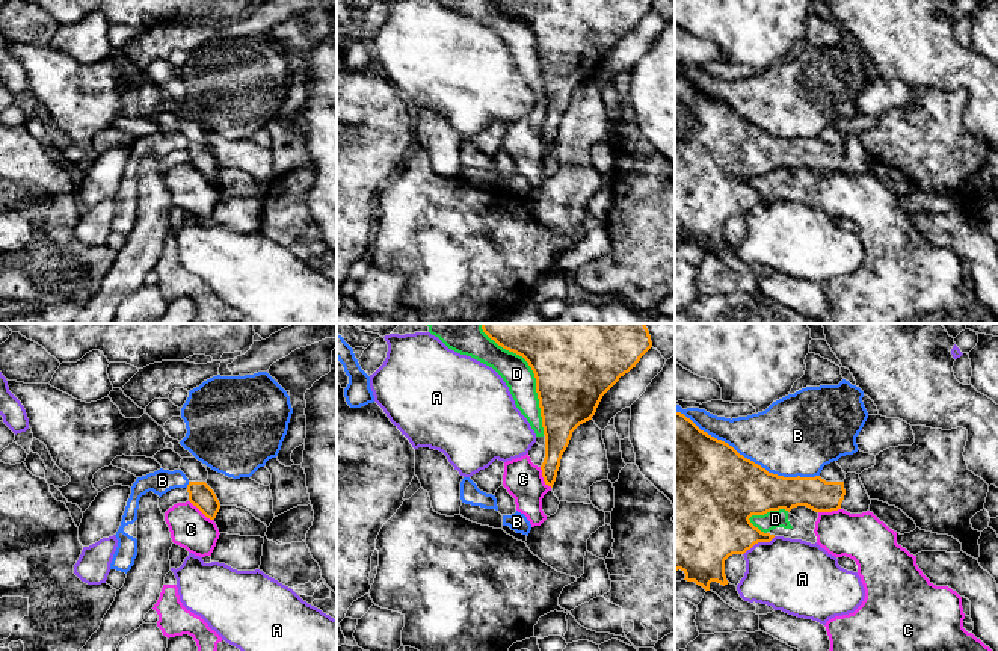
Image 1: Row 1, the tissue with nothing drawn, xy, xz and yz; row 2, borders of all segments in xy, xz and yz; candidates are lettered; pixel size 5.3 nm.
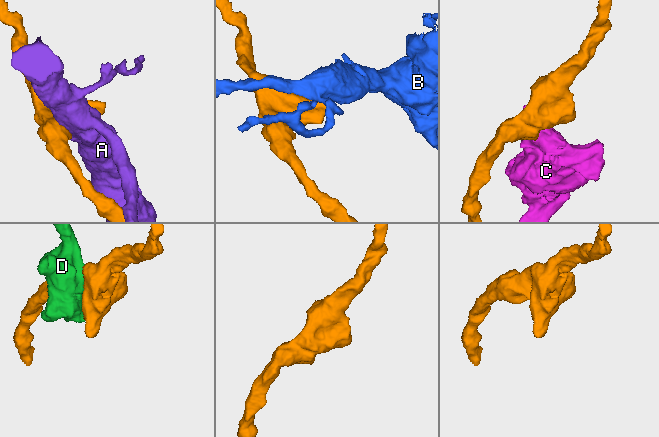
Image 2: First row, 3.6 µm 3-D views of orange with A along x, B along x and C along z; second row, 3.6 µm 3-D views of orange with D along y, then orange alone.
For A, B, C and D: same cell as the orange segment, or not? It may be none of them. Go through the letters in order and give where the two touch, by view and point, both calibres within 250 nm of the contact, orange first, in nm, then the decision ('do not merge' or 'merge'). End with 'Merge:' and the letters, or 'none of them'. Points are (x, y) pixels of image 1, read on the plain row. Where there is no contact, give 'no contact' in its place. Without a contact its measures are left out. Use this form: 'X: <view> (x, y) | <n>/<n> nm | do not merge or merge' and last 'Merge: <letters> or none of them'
A: yz (758, 203) | 380/380 nm | do not merge
B: yz (746, 120) | 480/400 nm | do not merge
C: xy (201, 172) | 130/220 nm | do not merge
D: xz (536, 41) | 400/160 nm | do not merge
Merge: none of them

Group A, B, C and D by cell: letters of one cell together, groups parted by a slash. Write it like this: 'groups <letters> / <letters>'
groups A / B / C D

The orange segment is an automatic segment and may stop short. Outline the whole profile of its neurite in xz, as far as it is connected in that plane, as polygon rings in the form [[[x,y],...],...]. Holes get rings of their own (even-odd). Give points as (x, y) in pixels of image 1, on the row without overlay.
[[[491,0],[503,11],[522,18],[536,39],[545,119],[541,127],[545,147],[556,143],[560,121],[572,94],[592,82],[602,57],[652,9],[651,0]]]

